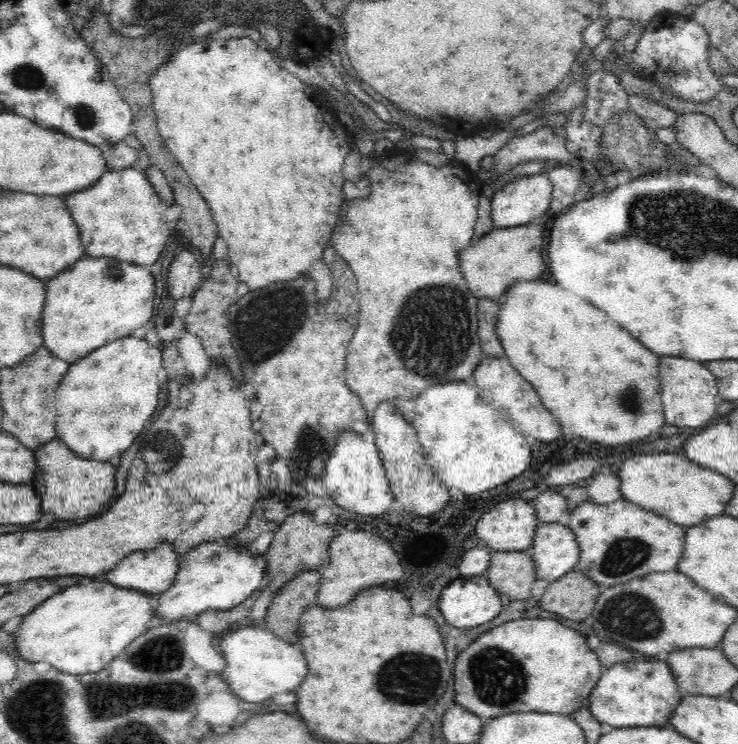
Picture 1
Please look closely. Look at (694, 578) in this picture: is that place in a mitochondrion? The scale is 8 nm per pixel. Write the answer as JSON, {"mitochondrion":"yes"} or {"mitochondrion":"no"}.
{"mitochondrion":"no"}

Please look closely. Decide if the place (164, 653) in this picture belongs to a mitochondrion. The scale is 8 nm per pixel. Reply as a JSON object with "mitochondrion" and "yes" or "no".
{"mitochondrion":"yes"}

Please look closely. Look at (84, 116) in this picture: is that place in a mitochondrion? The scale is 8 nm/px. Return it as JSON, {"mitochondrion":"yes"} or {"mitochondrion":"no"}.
{"mitochondrion":"yes"}

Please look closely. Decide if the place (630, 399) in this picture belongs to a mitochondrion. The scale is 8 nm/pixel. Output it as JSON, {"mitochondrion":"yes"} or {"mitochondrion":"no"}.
{"mitochondrion":"yes"}

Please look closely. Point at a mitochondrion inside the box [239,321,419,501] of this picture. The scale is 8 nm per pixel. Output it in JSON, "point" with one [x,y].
{"point":[310,447]}

